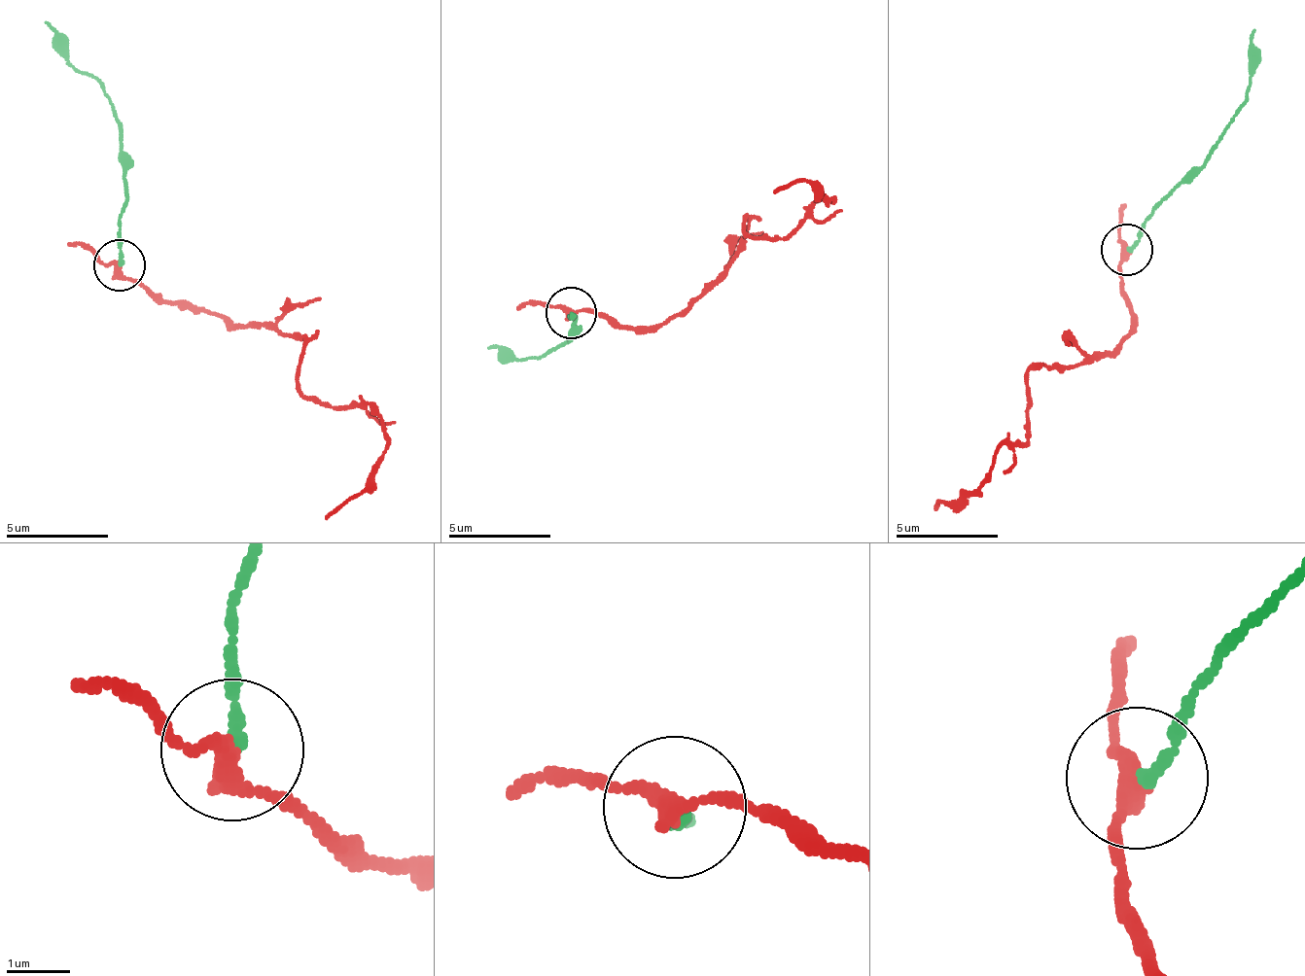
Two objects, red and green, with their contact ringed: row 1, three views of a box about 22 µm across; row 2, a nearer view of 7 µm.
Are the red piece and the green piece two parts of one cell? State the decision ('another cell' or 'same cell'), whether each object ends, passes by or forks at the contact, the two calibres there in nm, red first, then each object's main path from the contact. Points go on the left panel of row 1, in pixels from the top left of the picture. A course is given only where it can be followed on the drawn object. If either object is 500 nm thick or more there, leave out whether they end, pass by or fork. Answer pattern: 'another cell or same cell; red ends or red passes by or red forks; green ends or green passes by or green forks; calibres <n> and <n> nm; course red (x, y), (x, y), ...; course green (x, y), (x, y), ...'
another cell; red passes by; green ends; calibres 260 and 190 nm; course red (118, 264), (164, 299), (304, 339), (296, 381), (305, 394), (377, 413), (384, 454), (358, 497), (328, 519); course green (118, 264), (124, 204), (118, 113), (77, 67), (46, 22)

